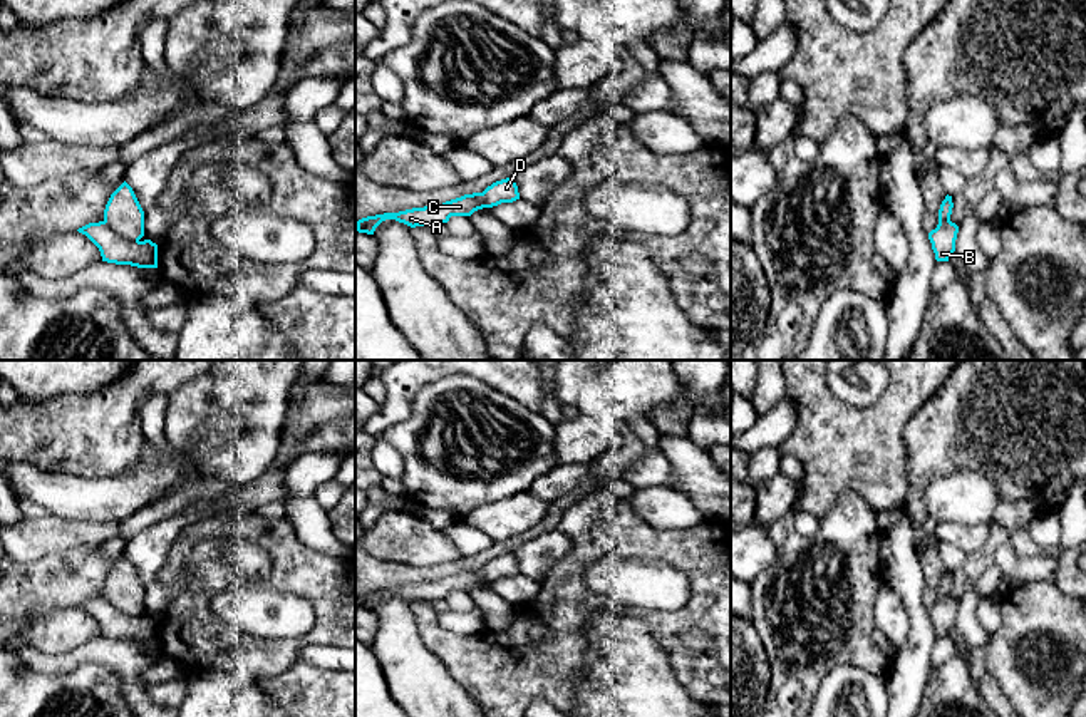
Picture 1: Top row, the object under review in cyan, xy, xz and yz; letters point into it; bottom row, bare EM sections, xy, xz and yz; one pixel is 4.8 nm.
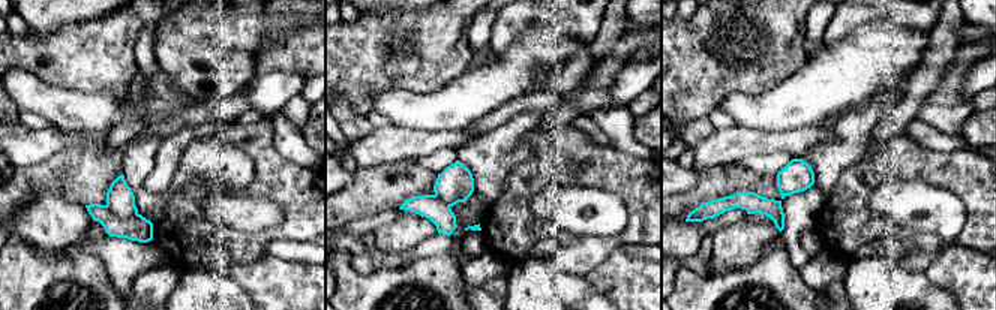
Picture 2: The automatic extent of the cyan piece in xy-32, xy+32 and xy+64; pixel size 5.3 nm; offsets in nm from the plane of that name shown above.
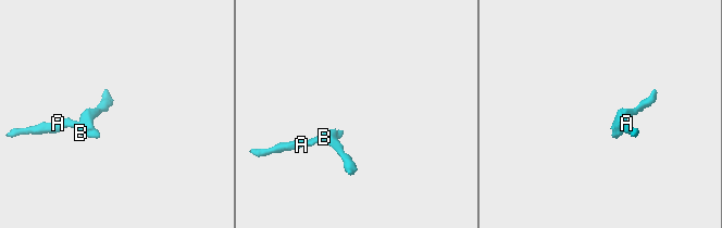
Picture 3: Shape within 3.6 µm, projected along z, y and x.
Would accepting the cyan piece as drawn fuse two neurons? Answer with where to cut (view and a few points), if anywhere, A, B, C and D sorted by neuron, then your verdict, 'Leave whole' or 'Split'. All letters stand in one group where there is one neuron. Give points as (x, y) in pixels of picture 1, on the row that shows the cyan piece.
Split along xy (103, 221), (123, 237), (138, 242). Groups: A B C / D. Split

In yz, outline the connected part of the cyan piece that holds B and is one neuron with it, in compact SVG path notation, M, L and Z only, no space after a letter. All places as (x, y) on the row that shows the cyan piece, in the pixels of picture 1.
M952 221L937 224L937 228L928 233L937 261L949 261L950 255L955 251L957 233L959 226Z

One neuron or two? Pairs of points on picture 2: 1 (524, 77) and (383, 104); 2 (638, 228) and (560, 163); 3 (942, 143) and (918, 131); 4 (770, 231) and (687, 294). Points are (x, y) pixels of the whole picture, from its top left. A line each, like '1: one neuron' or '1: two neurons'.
1: one neuron
2: one neuron
3: one neuron
4: two neurons

